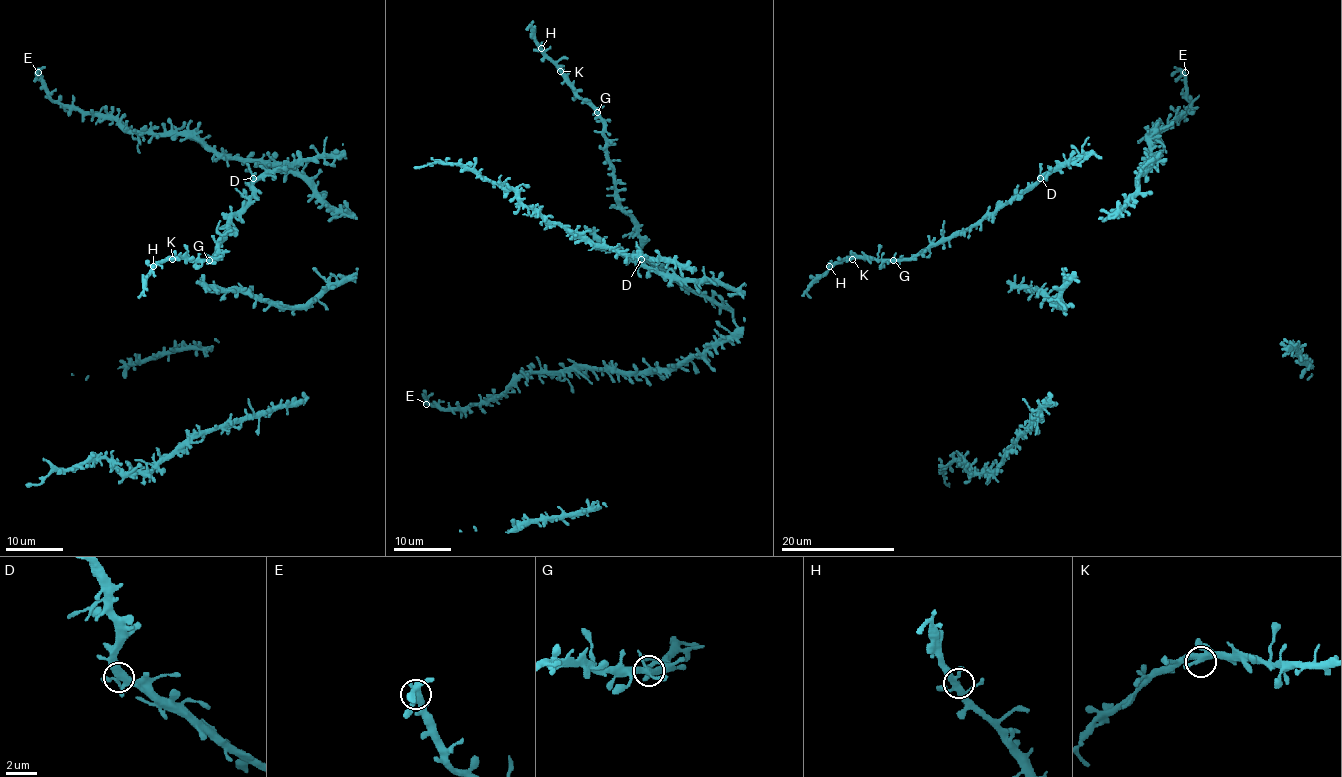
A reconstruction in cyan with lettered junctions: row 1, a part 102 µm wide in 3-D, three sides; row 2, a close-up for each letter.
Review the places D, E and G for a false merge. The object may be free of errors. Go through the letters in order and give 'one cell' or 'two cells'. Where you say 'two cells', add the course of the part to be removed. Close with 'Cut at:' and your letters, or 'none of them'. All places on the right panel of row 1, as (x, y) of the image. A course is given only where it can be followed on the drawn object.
D: one cell
E: one cell
G: one cell
Cut at: none of them

